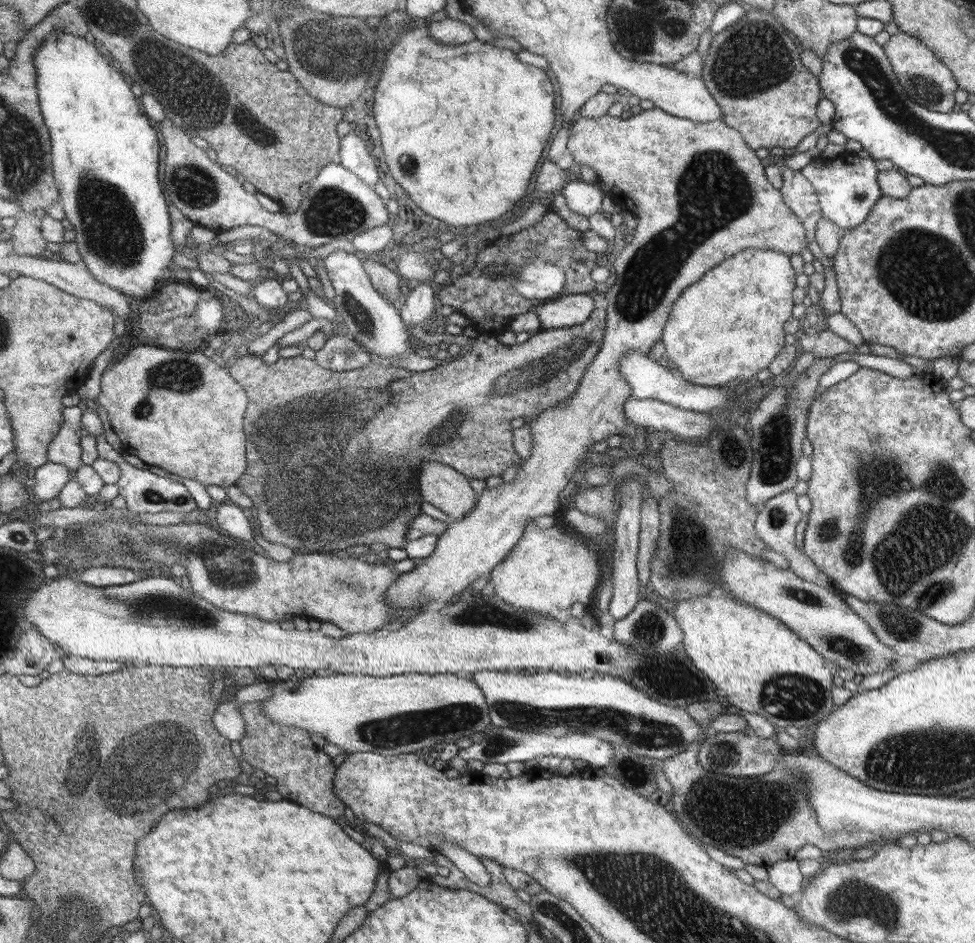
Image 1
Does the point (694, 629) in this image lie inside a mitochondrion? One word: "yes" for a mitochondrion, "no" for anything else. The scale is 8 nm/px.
no

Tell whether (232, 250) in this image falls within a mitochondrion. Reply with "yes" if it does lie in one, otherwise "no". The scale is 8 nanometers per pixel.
no

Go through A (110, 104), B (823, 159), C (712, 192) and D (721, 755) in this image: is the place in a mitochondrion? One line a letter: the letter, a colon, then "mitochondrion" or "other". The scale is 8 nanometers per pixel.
A: other
B: other
C: mitochondrion
D: mitochondrion

